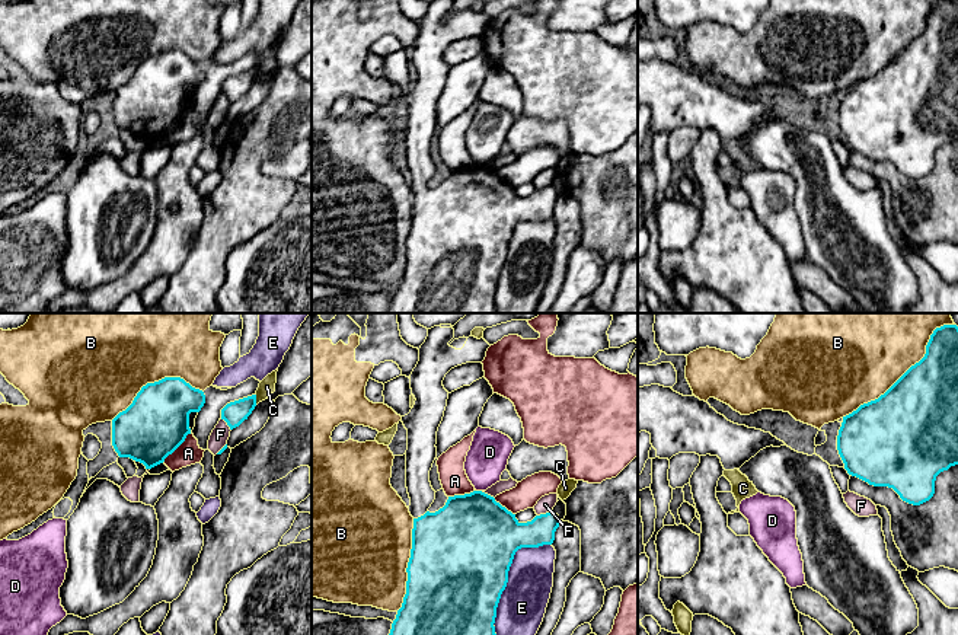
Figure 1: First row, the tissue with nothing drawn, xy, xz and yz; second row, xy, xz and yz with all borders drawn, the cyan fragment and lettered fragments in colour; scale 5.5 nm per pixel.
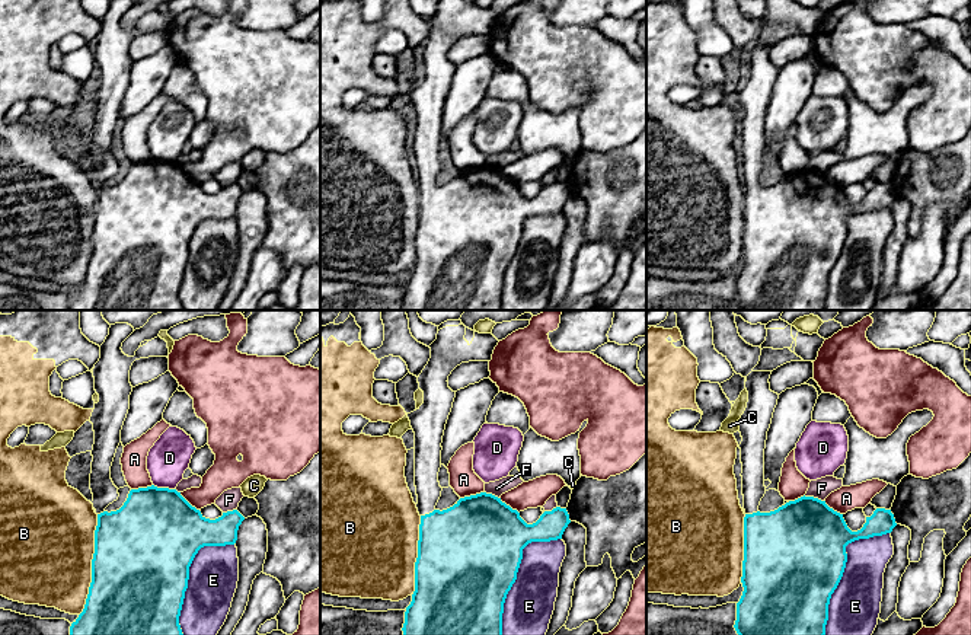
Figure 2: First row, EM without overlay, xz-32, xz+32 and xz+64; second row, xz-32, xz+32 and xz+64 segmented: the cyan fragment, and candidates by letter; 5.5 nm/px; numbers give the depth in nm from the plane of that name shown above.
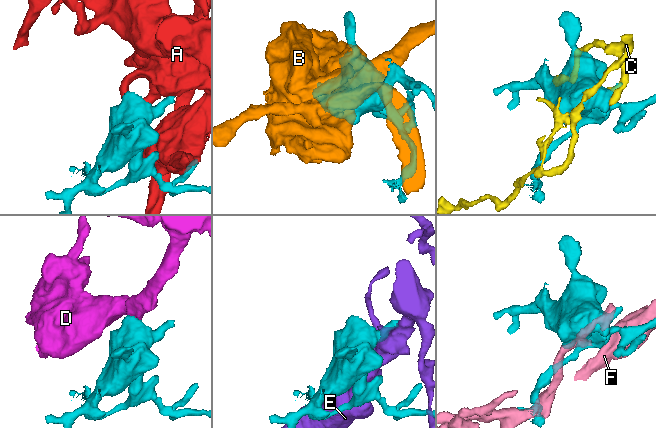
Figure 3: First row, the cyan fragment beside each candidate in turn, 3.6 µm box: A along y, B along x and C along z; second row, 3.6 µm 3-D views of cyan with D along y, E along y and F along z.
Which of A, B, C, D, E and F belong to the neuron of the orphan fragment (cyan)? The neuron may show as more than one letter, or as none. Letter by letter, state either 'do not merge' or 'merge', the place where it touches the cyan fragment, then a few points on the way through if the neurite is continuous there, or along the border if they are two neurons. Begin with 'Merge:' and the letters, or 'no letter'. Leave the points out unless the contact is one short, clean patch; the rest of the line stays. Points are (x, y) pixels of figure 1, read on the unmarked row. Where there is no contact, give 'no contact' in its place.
Merge: no letter
A: do not merge; contact xy (178, 120)
B: do not merge; contact yz (900, 51)
C: do not merge; contact xy (255, 73)
D: do not merge; contact xz (479, 165); border xz (476, 163), (481, 165)
E: do not merge; contact xz (507, 252)
F: do not merge; contact xz (546, 187)

